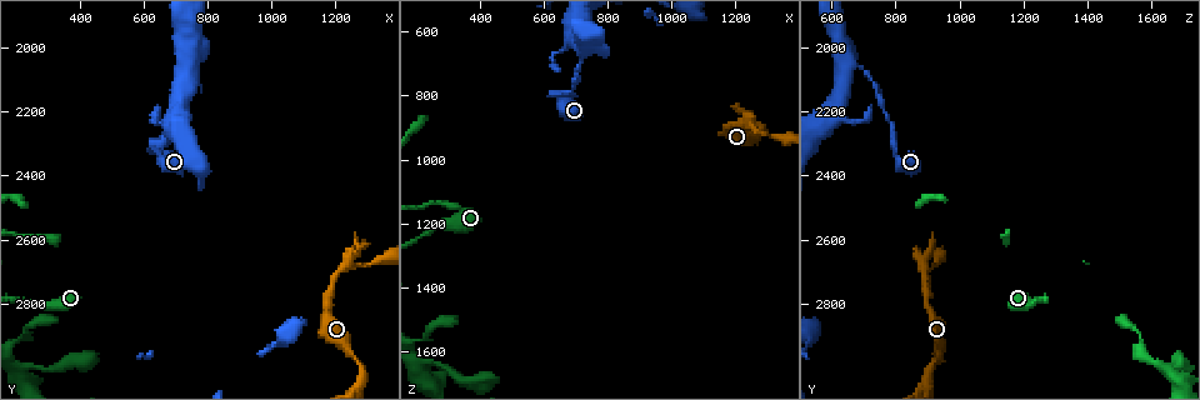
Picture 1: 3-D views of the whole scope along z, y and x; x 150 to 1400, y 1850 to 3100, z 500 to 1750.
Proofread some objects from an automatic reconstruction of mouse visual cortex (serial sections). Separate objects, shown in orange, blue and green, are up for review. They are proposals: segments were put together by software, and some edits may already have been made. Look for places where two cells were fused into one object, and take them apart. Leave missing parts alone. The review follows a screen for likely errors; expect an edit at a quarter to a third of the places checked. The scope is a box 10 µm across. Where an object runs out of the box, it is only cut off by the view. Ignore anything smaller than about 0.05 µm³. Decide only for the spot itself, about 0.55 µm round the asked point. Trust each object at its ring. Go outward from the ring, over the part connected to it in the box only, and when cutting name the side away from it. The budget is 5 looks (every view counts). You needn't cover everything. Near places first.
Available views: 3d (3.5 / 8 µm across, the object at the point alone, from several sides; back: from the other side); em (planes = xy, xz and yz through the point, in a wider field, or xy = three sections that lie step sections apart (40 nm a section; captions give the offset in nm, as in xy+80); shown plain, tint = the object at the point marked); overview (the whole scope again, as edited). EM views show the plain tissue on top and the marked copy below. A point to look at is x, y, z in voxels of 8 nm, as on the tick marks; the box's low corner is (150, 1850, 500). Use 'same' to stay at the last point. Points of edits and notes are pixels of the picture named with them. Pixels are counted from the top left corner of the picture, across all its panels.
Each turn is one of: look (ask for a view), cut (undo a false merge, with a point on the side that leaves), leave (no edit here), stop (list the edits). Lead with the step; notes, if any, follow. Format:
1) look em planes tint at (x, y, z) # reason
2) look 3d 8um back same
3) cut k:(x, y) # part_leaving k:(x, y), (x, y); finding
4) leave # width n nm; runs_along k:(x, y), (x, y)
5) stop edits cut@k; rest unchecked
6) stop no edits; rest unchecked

look 3d 3.5um at (240, 2790, 1220) # calibre changes

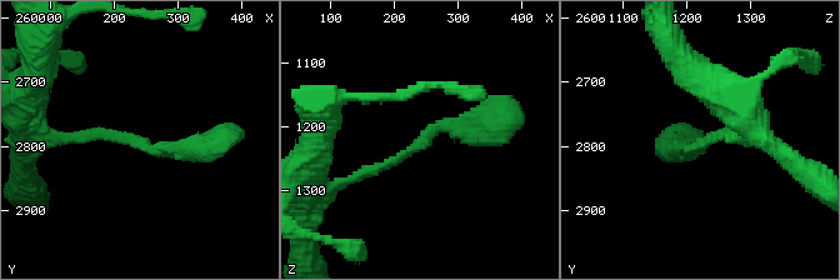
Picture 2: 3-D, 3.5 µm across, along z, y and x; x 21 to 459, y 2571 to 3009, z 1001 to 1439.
look em planes tint at (245, 2795, 1225)

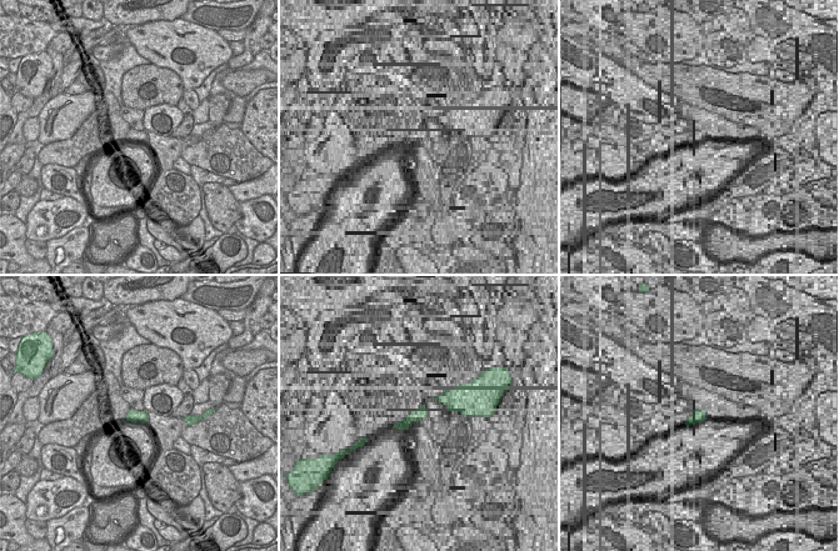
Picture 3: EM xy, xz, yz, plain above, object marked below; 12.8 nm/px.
leave # runs_along 2:(498, 115), (440, 129), (364, 173); one cell here

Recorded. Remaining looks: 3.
look 3d 3.5um at (720, 2060, 650)

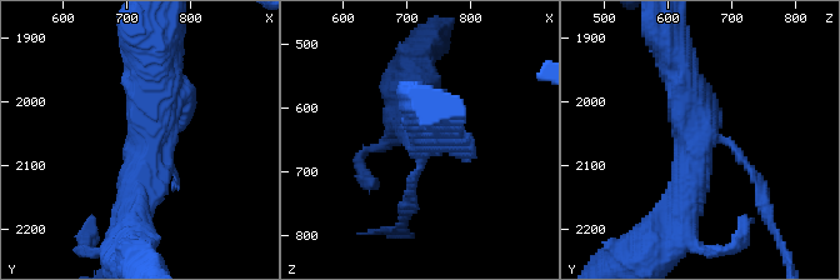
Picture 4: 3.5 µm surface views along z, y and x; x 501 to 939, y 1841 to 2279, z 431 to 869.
look em xy step 3 tint at (720, 2055, 650) # now the EM

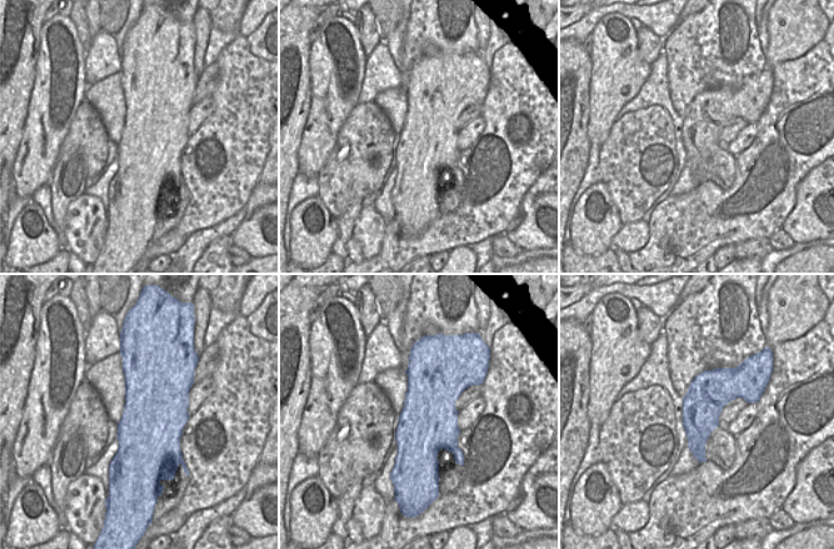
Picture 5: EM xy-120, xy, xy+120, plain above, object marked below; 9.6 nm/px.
look em xy step 1 tint same # another direction

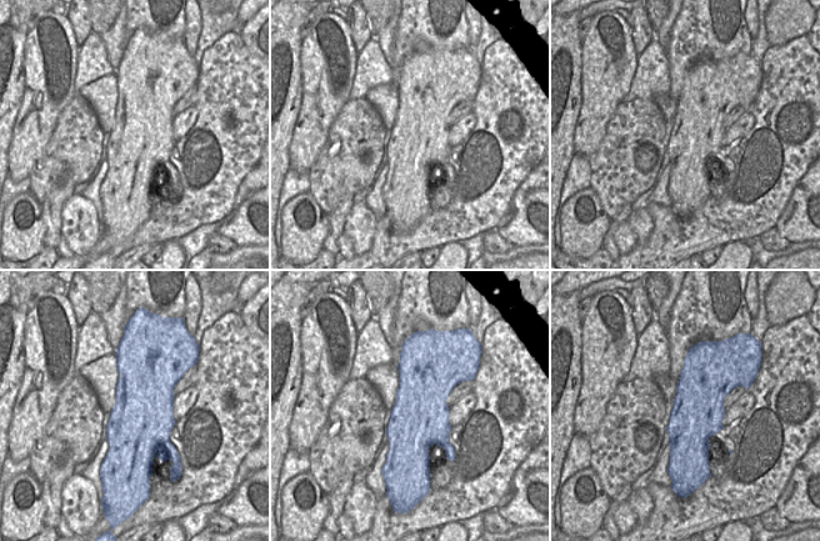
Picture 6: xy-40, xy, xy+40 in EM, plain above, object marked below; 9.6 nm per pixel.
leave # one cell here

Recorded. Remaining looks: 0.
stop no edits; rest unchecked

